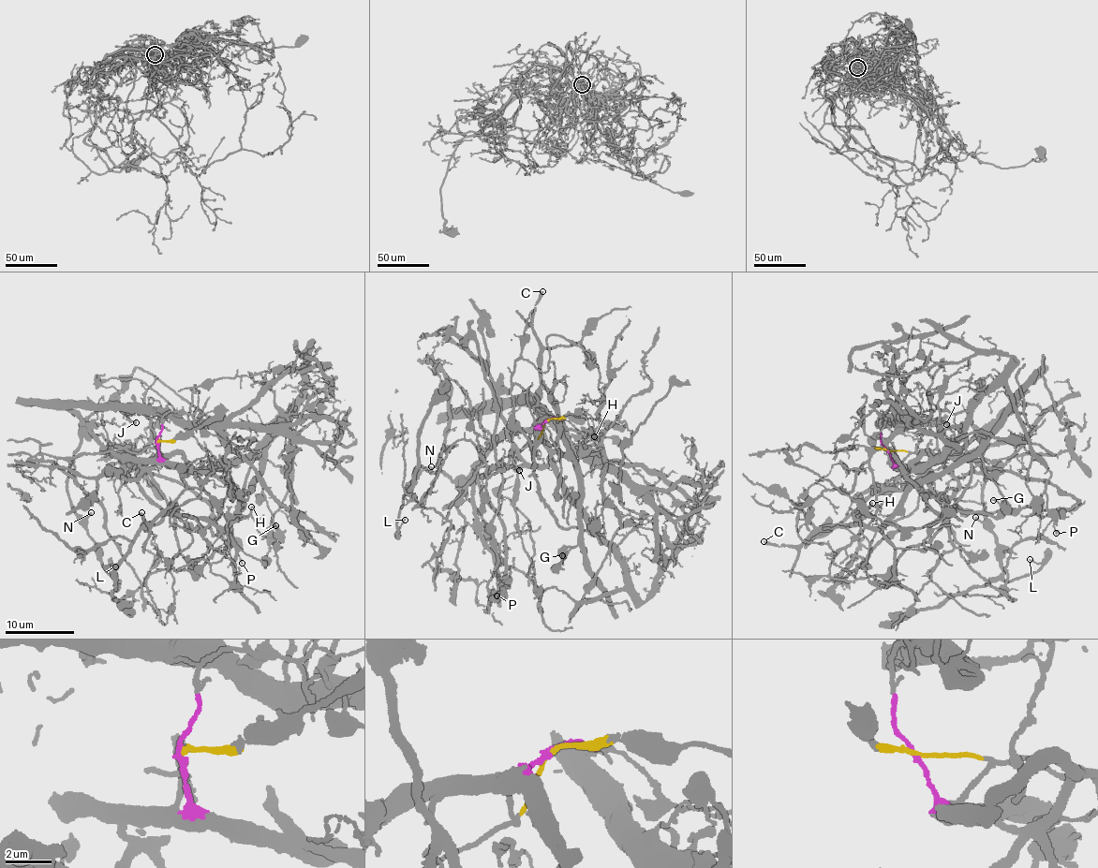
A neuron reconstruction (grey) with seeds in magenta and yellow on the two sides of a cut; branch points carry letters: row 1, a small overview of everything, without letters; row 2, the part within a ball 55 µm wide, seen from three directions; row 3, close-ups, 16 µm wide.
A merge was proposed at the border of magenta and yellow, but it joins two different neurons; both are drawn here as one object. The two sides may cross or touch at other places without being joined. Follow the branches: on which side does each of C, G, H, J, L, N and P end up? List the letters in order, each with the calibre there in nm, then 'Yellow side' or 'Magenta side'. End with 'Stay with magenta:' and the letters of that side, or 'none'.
C: Thickness 320 nm. Magenta side
G: Thickness 120 nm. Magenta side
H: Thickness 160 nm. Magenta side
J: Thickness 280 nm. Yellow side
L: Thickness 130 nm. Yellow side
N: Thickness 180 nm. Yellow side
P: Thickness 140 nm. Magenta side
Stay with magenta: C, G, H, P

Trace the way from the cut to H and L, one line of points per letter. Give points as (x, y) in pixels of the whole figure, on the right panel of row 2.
H: (887, 450), (909, 488), (883, 527), (896, 572), (882, 583), (865, 568), (858, 515), (872, 503)
L: (887, 450), (940, 456), (978, 436), (986, 439), (984, 516), (1005, 580), (1018, 580), (1040, 567), (1030, 559)

